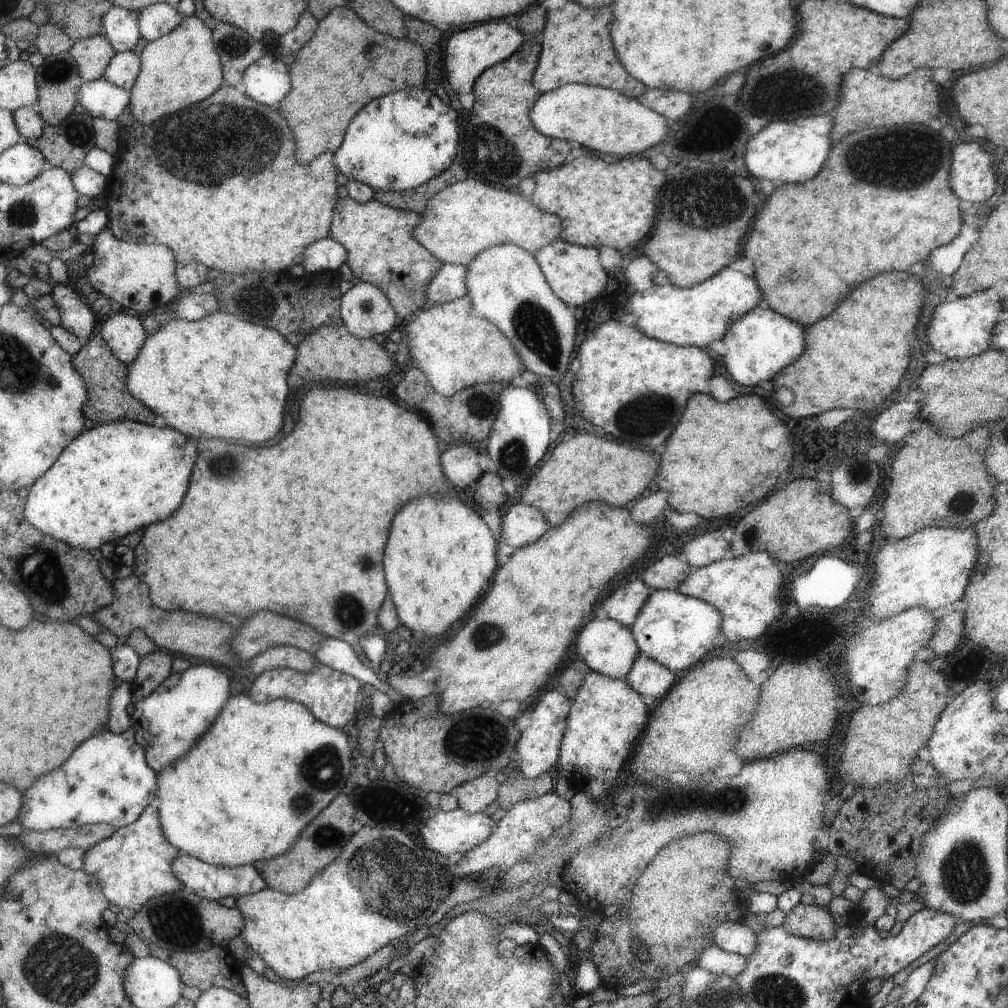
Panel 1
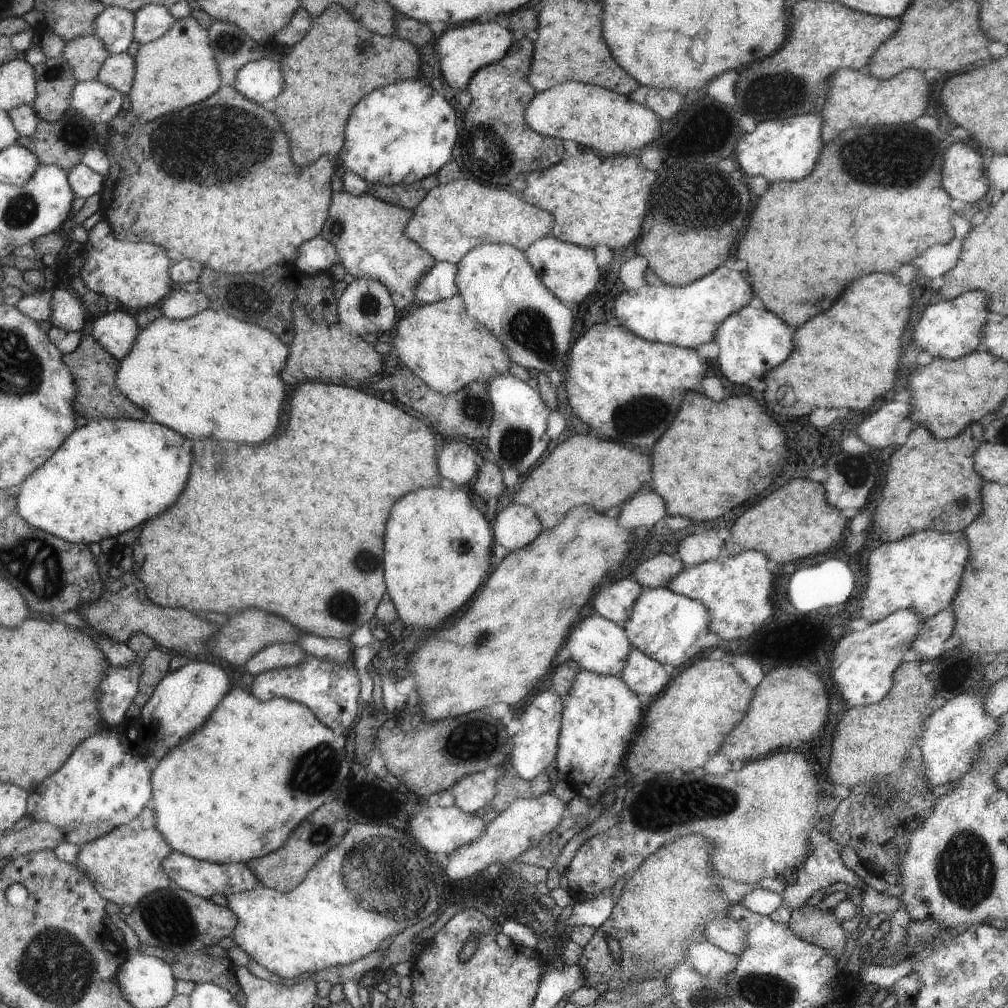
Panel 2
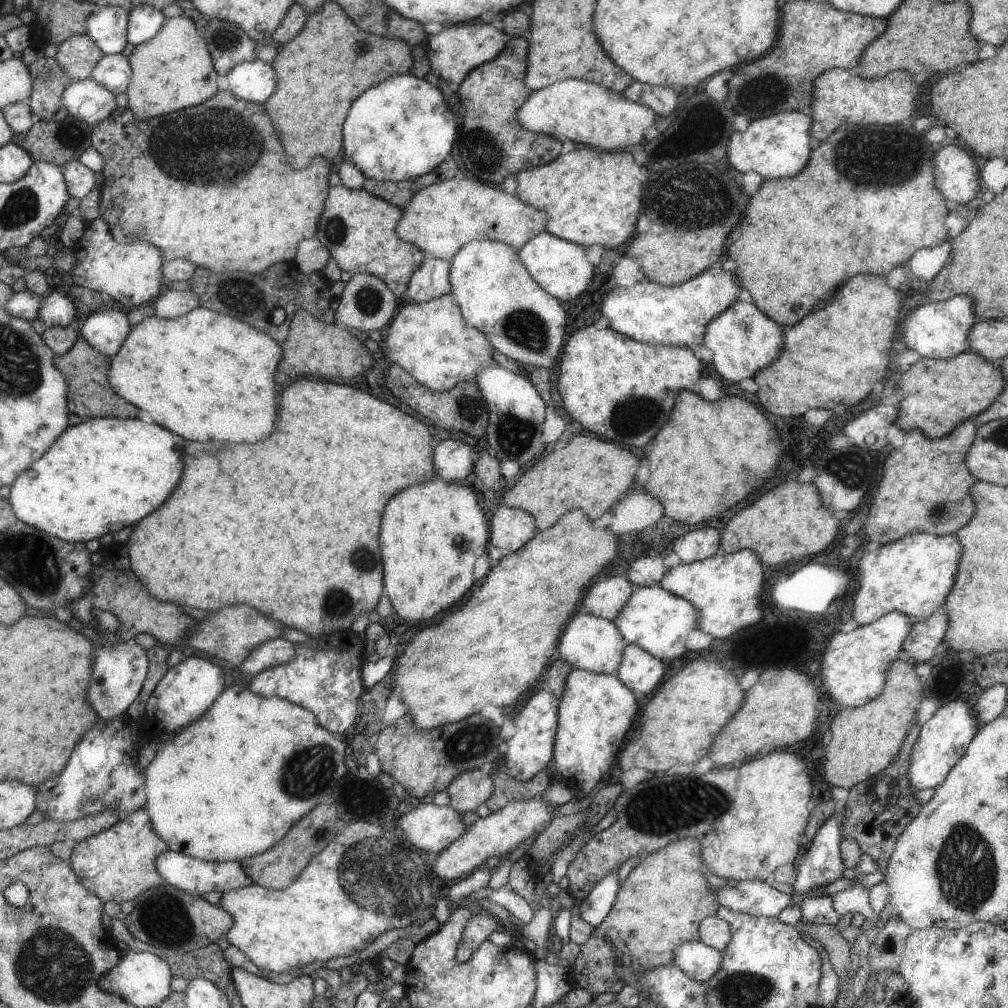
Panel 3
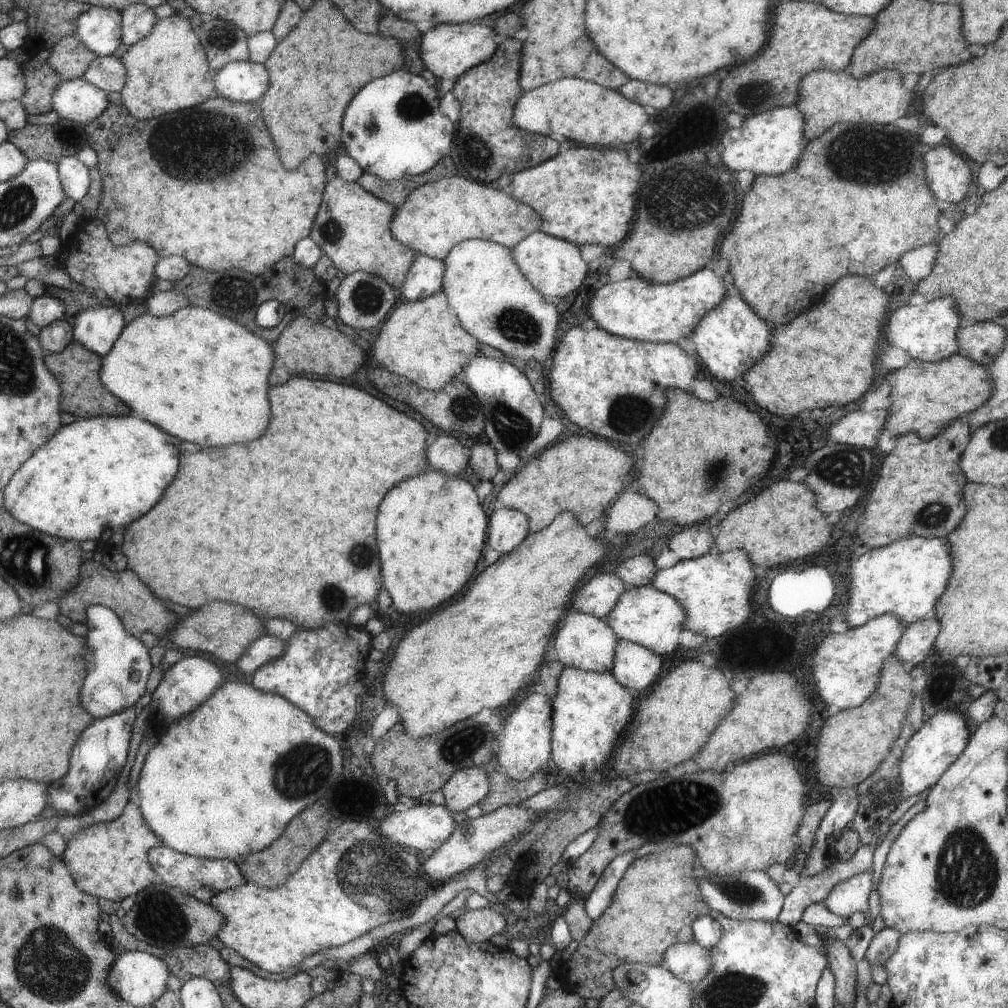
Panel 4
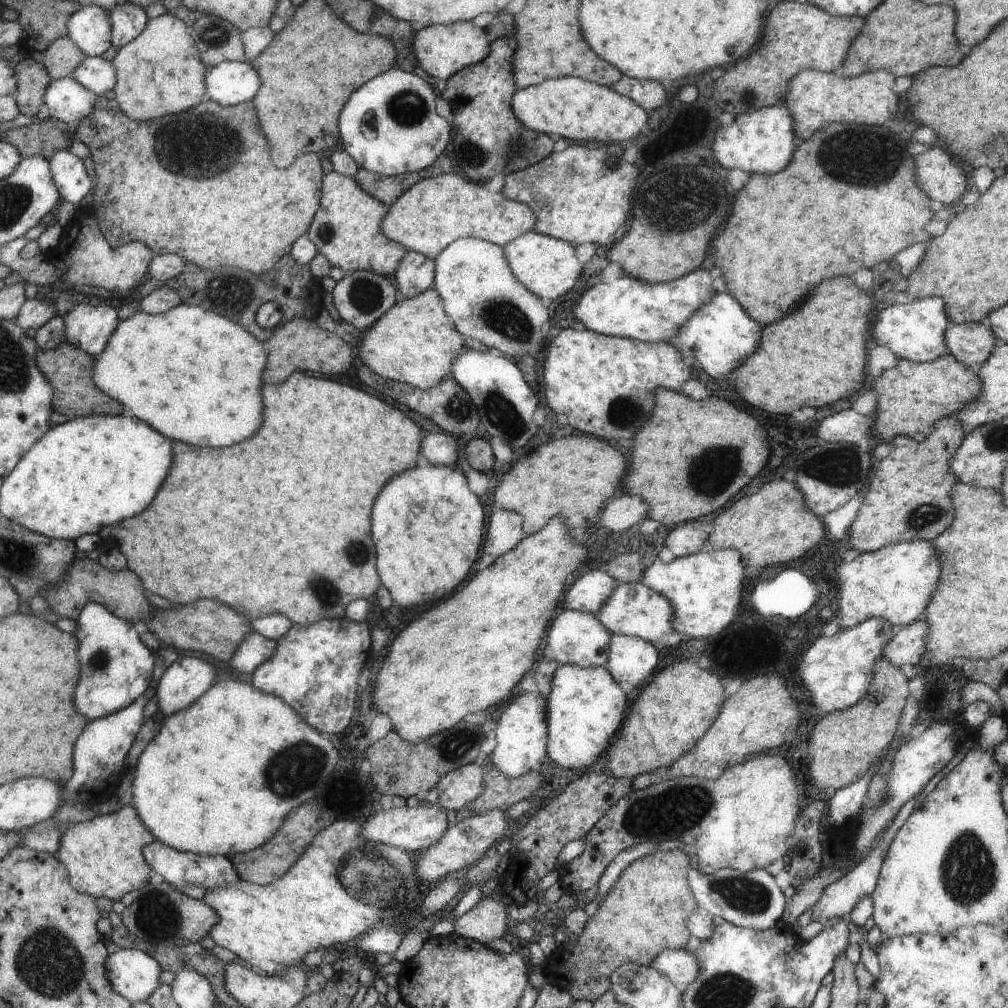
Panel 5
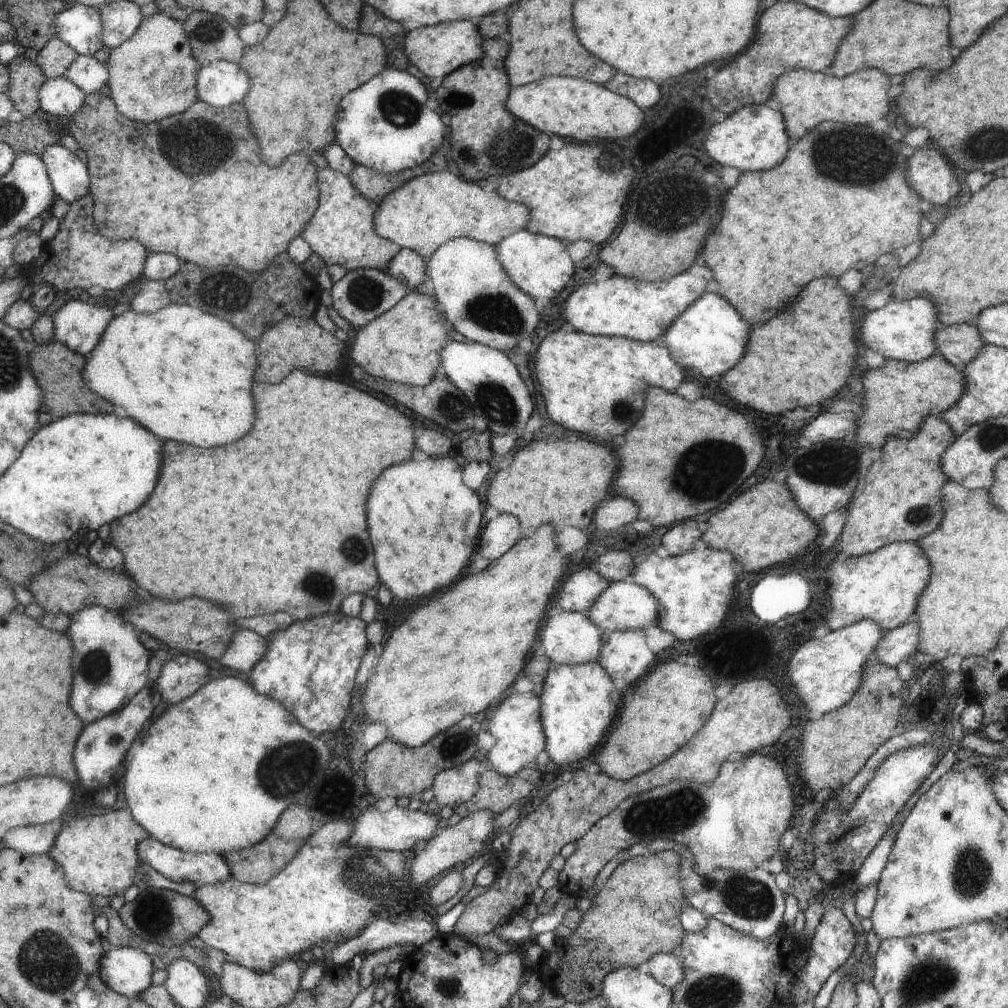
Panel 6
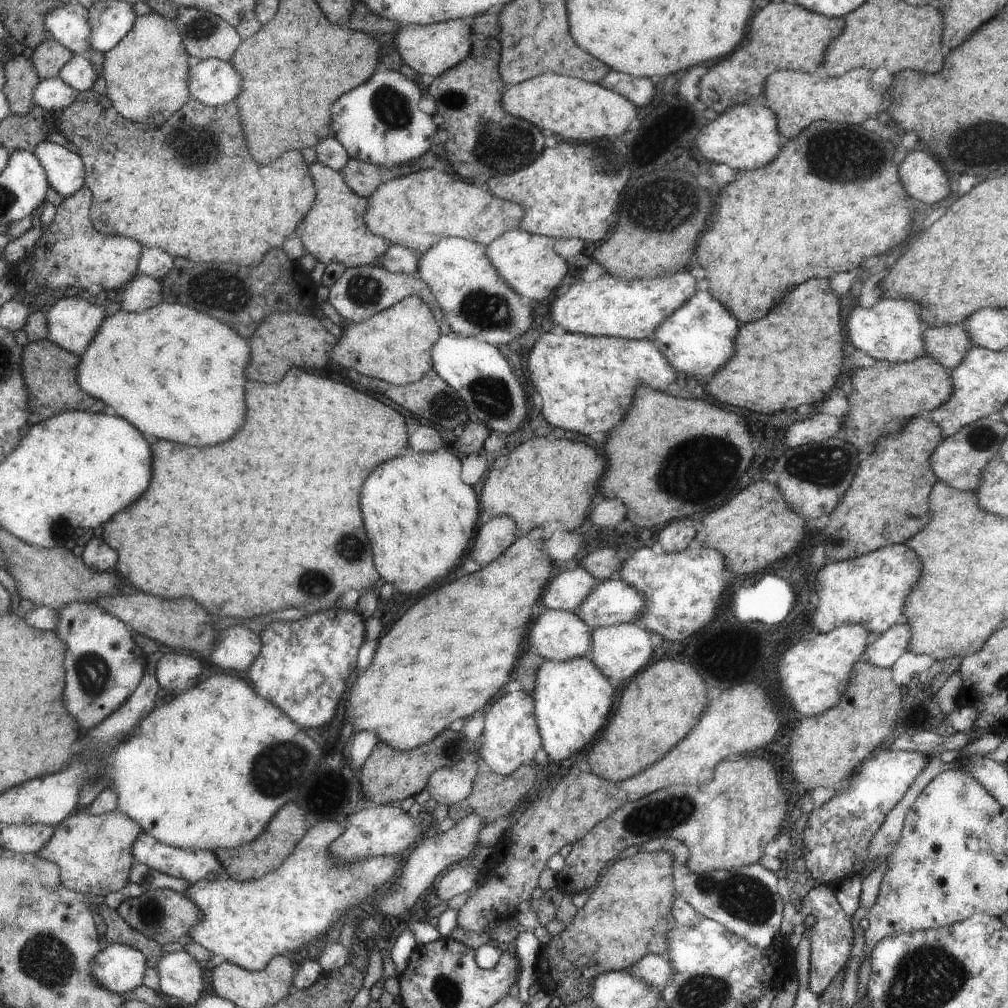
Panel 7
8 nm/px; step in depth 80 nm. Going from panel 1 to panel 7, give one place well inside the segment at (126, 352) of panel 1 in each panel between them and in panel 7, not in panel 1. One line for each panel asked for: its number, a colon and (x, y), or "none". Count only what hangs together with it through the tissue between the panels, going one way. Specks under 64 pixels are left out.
2: (116, 331)
3: (107, 330)
4: (98, 328)
5: (90, 327)
6: (81, 326)
7: (73, 323)

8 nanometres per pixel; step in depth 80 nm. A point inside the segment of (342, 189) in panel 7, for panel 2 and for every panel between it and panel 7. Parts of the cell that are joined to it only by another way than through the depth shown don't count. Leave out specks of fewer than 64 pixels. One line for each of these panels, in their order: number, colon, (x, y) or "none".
2: (368, 234)
3: (358, 229)
4: (352, 227)
5: (346, 227)
6: (341, 231)

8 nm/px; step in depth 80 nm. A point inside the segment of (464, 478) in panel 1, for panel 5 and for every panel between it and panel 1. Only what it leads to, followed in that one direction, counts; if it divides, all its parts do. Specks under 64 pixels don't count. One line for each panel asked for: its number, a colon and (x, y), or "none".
2: (456, 461)
3: (451, 459)
4: (445, 454)
5: (437, 448)

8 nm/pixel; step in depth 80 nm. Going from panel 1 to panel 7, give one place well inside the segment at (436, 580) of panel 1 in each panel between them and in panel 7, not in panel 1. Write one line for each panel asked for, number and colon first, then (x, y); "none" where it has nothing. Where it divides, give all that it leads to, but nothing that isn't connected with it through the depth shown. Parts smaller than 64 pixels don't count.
2: (437, 545)
3: (432, 533)
4: (431, 530)
5: (427, 525)
6: (424, 520)
7: (419, 515)

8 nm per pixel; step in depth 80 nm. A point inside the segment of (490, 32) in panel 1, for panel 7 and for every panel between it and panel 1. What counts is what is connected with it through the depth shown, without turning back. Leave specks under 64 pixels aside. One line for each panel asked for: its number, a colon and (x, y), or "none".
2: (461, 52)
3: (456, 50)
4: (448, 51)
5: (441, 50)
6: (436, 50)
7: (430, 49)

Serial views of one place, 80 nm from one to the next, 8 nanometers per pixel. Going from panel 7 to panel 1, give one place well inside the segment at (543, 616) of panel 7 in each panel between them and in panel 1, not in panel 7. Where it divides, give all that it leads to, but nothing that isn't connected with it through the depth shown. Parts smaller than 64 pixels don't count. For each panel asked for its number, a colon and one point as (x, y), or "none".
1: (605, 646)
2: (596, 644)
3: (594, 644)
4: (583, 641)
5: (575, 638)
6: (568, 637)

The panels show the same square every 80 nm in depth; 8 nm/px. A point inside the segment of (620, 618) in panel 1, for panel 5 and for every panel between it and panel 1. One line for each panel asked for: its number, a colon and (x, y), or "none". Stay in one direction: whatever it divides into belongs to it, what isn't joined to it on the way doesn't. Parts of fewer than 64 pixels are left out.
2: (615, 603)
3: (605, 599)
4: (598, 596)
5: (587, 594)

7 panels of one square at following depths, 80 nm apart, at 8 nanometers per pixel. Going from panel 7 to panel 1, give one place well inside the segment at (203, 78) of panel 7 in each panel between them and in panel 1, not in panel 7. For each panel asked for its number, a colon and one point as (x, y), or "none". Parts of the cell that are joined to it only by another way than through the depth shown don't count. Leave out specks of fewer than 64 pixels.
1: (266, 80)
2: (259, 81)
3: (253, 80)
4: (244, 81)
5: (231, 82)
6: (219, 83)

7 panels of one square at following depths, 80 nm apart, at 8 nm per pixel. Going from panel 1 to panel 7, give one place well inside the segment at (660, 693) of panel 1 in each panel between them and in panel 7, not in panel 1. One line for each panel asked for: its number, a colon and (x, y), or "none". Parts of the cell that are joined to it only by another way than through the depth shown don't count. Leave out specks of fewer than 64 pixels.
2: (645, 675)
3: (638, 670)
4: (635, 666)
5: (630, 659)
6: (624, 654)
7: (618, 651)

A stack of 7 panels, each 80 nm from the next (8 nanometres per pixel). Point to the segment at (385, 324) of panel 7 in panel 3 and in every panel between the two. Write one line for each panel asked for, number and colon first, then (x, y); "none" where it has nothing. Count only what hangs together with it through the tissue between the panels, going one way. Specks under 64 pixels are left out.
3: (431, 340)
4: (422, 340)
5: (415, 342)
6: (403, 345)

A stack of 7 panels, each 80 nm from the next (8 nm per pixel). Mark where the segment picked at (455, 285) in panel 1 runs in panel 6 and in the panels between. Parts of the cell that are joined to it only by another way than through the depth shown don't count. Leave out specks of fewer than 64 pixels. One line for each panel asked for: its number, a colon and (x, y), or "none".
2: (437, 284)
3: (430, 281)
4: (423, 278)
5: (415, 273)
6: (407, 266)

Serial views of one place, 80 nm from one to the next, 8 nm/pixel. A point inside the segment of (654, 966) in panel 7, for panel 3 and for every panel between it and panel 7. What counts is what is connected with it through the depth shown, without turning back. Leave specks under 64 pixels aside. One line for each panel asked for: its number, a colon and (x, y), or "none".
3: (699, 961)
4: (689, 962)
5: (680, 966)
6: (666, 968)

